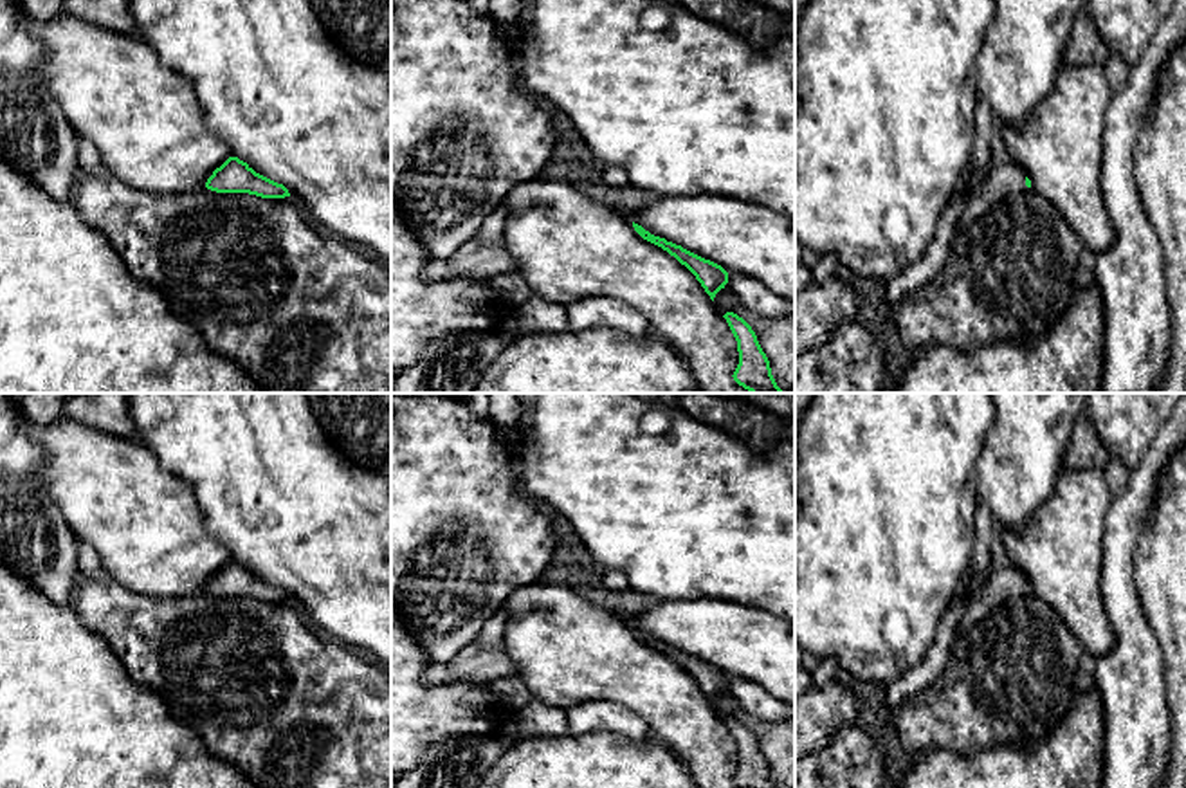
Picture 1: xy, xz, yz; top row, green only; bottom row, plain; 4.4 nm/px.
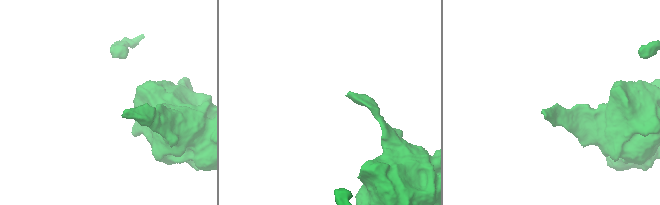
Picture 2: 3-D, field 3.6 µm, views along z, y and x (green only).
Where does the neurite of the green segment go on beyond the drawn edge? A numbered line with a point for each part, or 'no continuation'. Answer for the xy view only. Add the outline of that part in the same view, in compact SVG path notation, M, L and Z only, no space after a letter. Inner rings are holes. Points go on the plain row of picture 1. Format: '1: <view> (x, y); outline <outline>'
no continuation

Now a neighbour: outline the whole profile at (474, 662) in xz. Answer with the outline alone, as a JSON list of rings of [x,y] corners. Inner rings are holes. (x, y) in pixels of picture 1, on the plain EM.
[[[478,638],[458,651],[449,662],[429,664],[424,673],[425,685],[454,682],[490,683],[517,674],[515,664],[505,647],[487,649]]]

